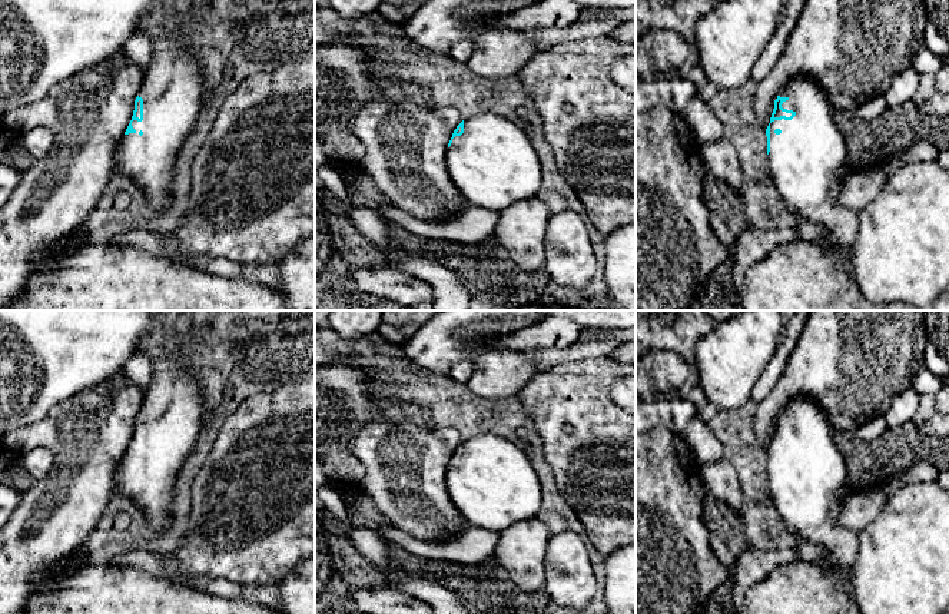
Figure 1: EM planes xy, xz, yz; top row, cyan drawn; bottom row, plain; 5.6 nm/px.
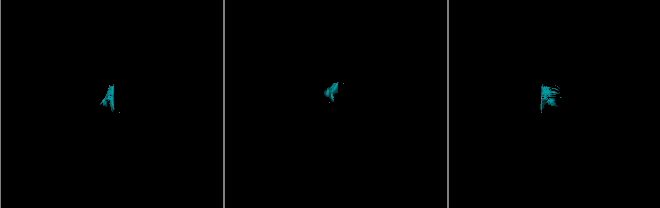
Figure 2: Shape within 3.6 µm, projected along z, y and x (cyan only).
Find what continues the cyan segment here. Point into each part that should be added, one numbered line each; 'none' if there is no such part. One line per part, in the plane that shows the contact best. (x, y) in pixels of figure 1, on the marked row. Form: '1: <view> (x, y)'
1: yz (809, 163)

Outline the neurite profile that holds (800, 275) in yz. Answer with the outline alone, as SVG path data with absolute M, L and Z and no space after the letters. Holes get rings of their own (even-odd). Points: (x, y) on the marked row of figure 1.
M804 239L783 243L750 266L740 298L743 311L883 311L863 298L847 253Z

